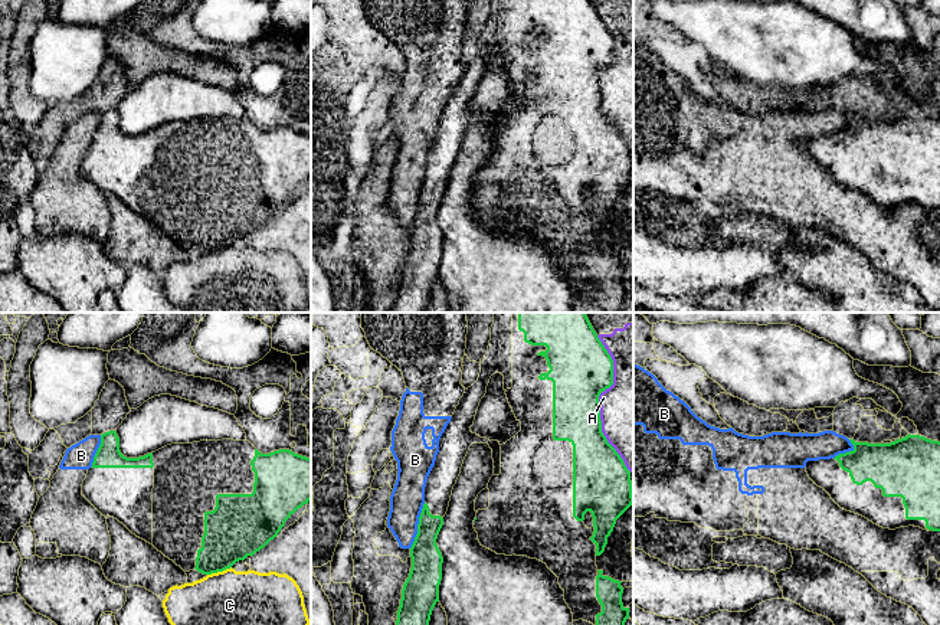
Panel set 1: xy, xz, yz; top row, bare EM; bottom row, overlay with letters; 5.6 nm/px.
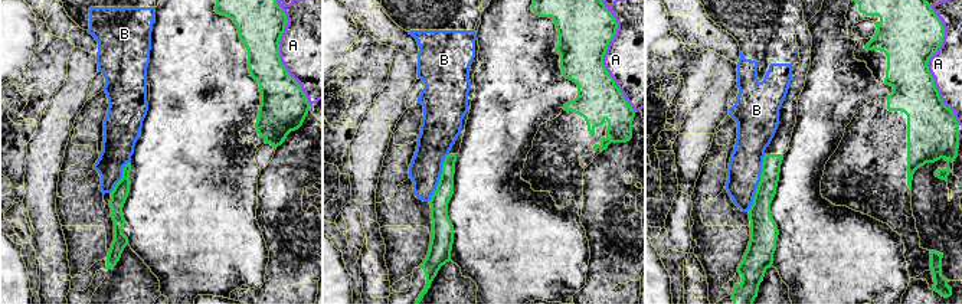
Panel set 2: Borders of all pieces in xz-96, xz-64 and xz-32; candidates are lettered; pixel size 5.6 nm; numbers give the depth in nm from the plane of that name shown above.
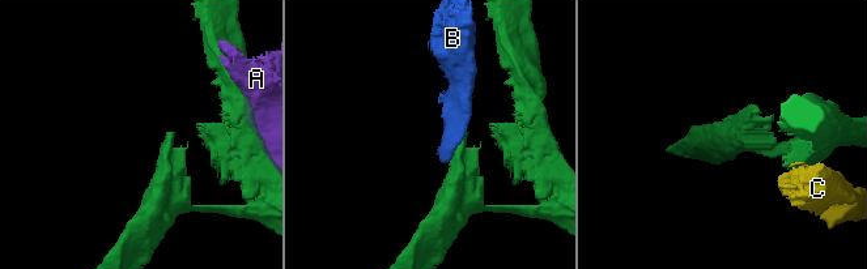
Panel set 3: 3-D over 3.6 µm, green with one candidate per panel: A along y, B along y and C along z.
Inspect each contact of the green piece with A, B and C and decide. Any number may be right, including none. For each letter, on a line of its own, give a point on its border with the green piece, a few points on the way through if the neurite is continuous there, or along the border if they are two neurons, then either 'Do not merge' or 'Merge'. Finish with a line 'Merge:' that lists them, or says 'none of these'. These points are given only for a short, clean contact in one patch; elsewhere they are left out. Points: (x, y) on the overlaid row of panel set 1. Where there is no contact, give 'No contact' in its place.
A: Touches green at xz (599, 402). Do not merge
B: Touches green at xz (418, 526). Boundary: xz (425, 503), (419, 517), (418, 533), (409, 547). Do not merge
C: Touches green at xy (219, 570). Do not merge
Merge: none of these

